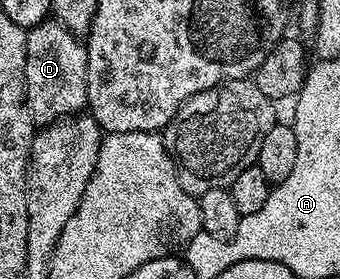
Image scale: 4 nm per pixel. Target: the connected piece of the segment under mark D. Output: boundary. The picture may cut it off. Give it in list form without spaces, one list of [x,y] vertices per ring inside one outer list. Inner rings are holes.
[[[55,18],[35,24],[33,28],[27,29],[27,34],[24,98],[28,102],[28,109],[32,111],[33,121],[37,125],[45,126],[56,120],[64,120],[67,116],[83,113],[88,107],[88,49],[85,41]]]

